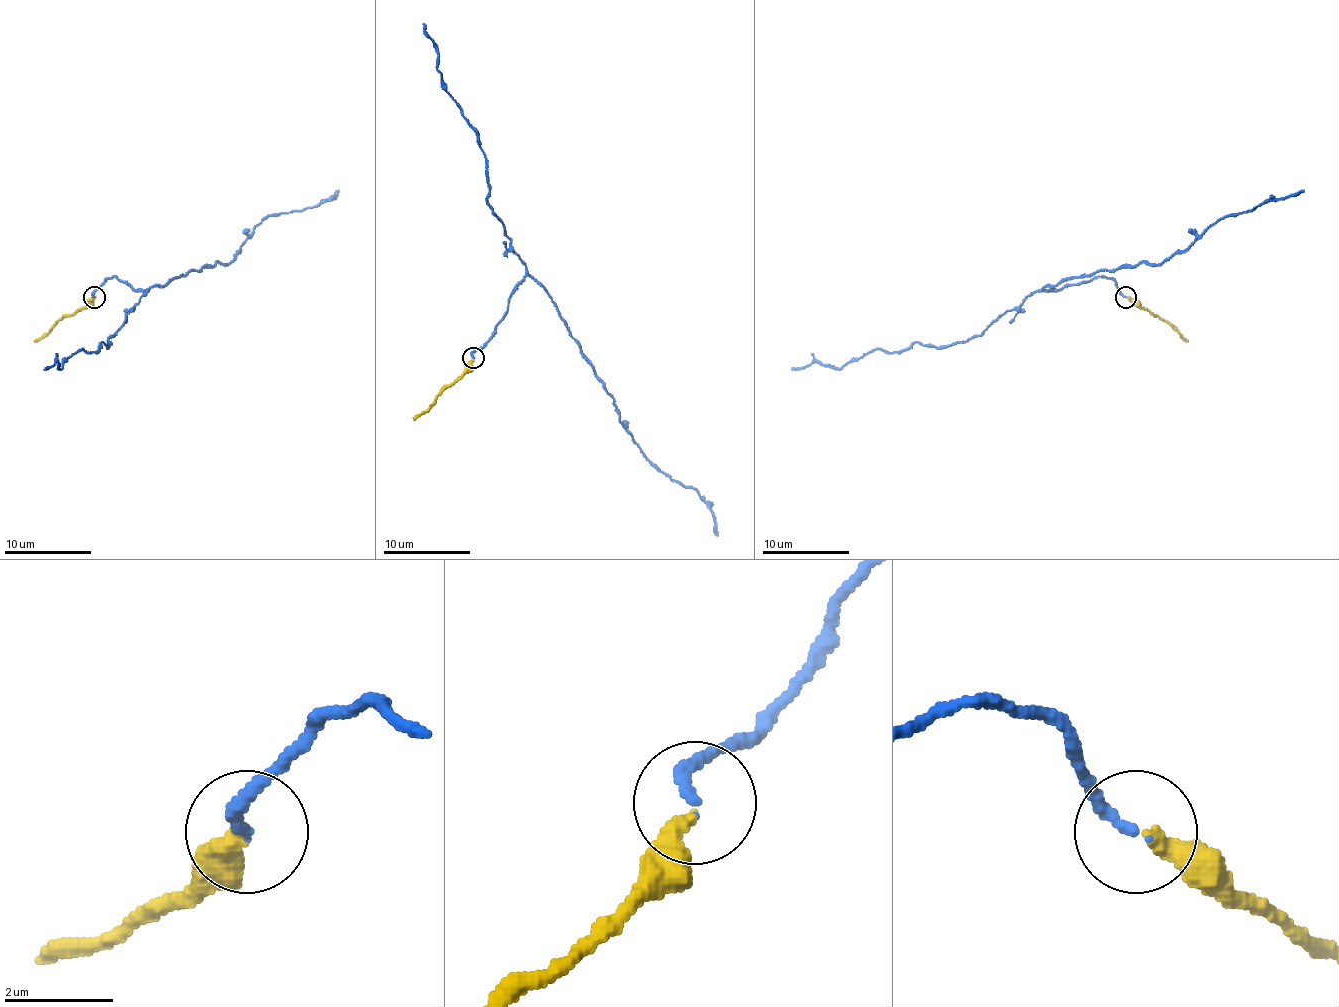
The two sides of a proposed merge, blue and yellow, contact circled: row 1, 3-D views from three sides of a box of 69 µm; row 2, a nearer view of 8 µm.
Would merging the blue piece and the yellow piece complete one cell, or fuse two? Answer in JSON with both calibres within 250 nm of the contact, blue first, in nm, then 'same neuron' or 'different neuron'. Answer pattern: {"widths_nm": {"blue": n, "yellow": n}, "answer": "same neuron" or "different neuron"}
{"widths_nm": {"blue": 240, "yellow": 320}, "answer": "different neuron"}

